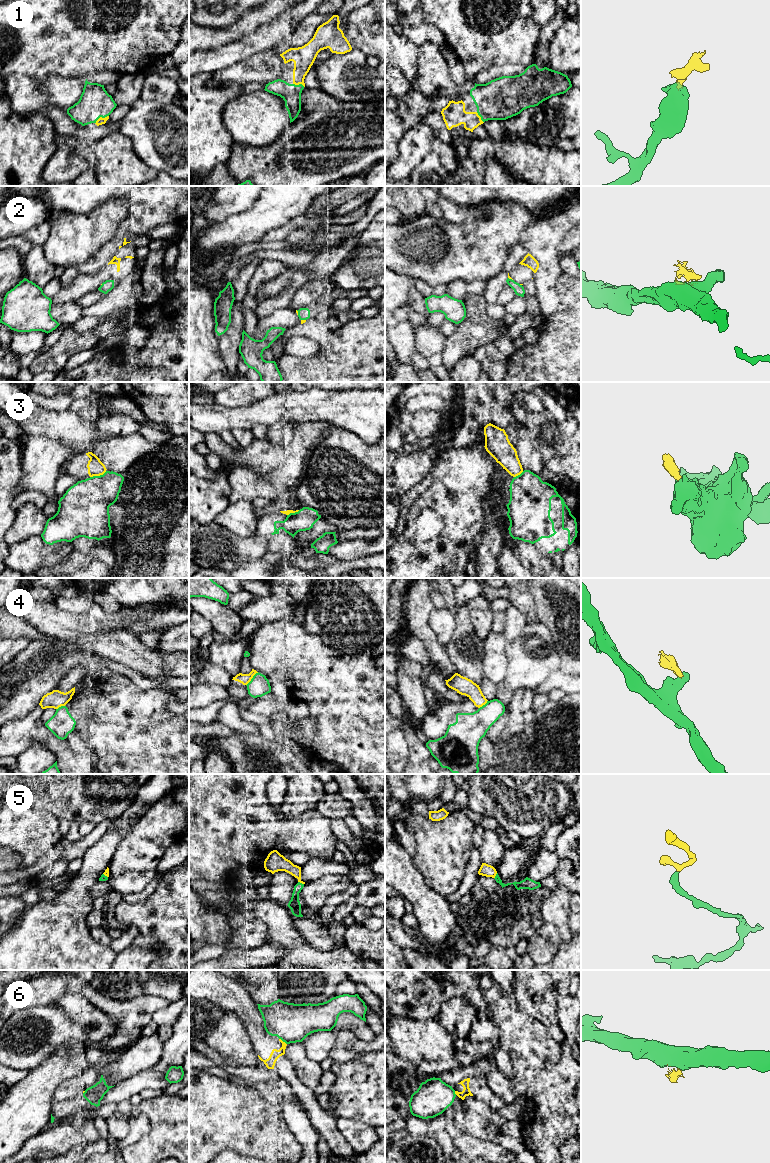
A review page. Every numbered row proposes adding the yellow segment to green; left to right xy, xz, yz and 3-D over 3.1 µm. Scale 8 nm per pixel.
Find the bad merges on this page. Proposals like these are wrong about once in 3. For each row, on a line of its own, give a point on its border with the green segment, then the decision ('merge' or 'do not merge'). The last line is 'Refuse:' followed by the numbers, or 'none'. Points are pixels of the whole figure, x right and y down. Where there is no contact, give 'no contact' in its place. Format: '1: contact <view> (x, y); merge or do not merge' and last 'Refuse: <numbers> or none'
1: contact xy (101, 116); merge
2: contact xz (298, 312); do not merge
3: contact xy (98, 476); do not merge
4: contact xz (252, 678); do not merge
5: contact xz (301, 883); merge
6: contact xz (283, 1041); do not merge
Refuse: 2, 3, 4, 6

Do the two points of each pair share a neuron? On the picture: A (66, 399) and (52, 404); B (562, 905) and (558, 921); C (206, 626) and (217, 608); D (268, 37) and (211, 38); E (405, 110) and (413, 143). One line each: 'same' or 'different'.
A: same
B: same
C: different
D: different
E: different

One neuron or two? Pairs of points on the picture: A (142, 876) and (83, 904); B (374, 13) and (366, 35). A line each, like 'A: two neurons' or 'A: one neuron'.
A: two neurons
B: one neuron

